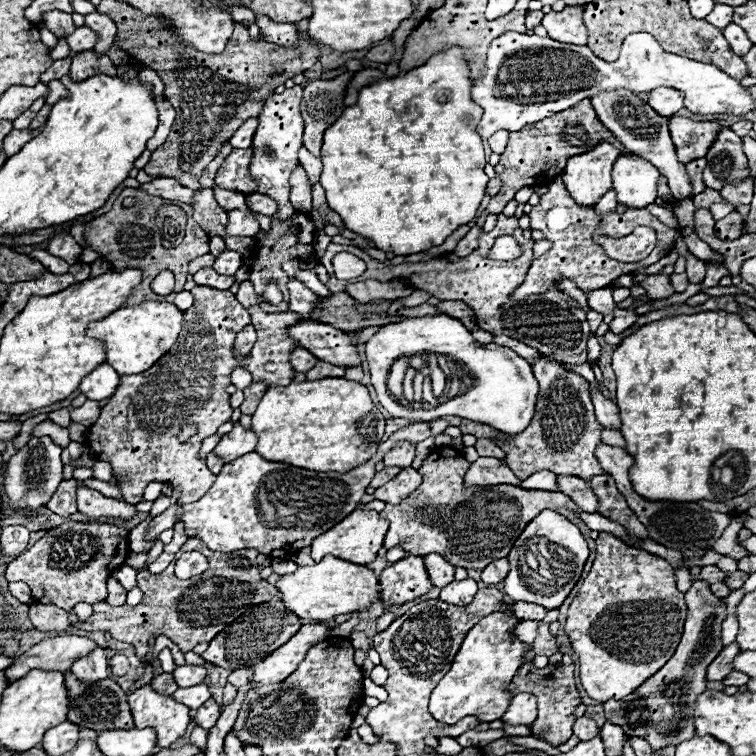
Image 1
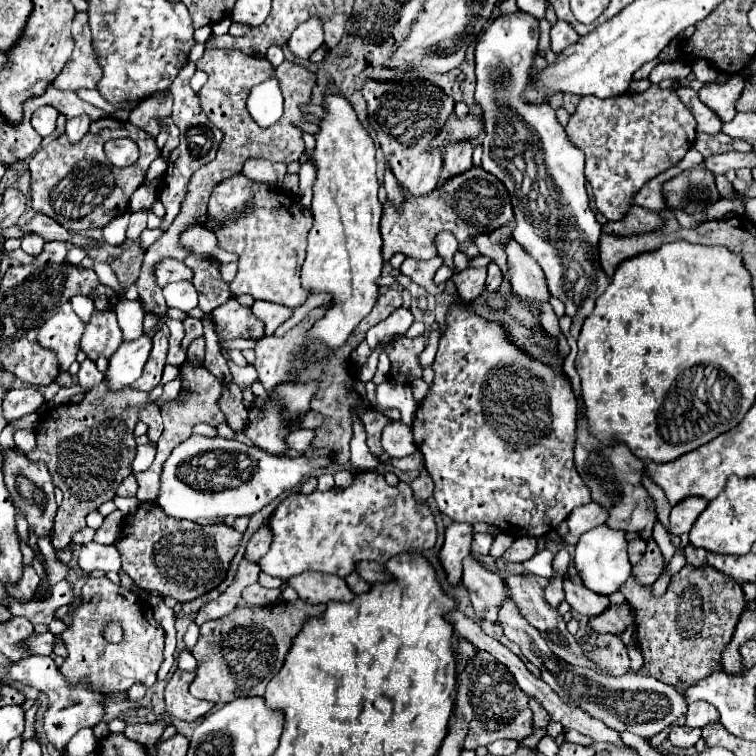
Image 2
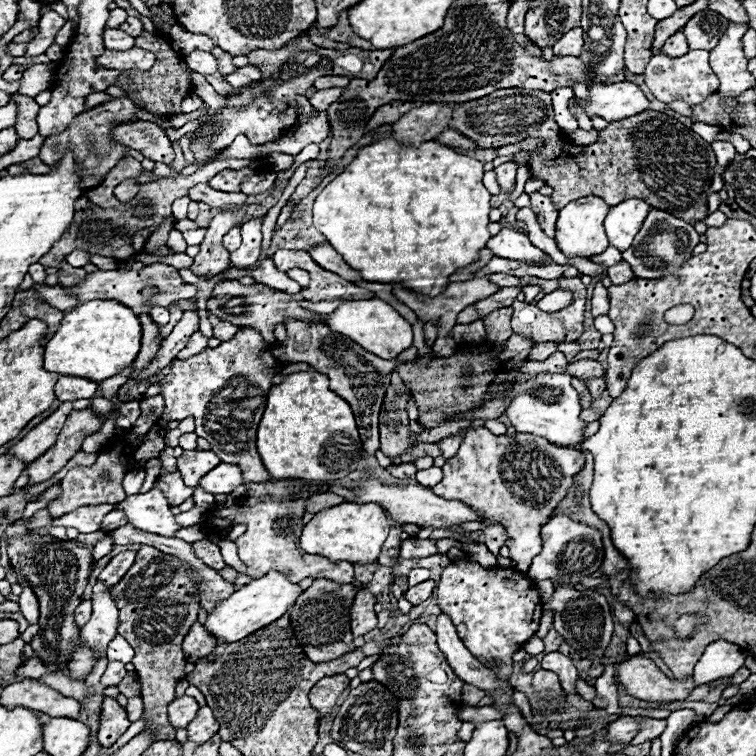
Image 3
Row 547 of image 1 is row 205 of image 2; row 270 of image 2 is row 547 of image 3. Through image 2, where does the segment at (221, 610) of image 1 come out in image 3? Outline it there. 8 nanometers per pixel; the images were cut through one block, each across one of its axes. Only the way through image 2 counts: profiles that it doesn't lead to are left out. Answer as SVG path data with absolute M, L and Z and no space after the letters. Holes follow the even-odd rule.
M144 544L136 552L136 562L132 568L116 586L110 588L110 594L120 610L118 634L124 636L136 652L132 664L142 686L142 720L146 722L144 730L154 730L154 742L172 740L176 734L164 708L176 698L176 684L186 676L186 660L180 644L188 634L190 624L196 622L200 606L196 584L188 580L186 572L188 570L180 564L180 560L174 556L164 556L162 552L156 552L156 548Z

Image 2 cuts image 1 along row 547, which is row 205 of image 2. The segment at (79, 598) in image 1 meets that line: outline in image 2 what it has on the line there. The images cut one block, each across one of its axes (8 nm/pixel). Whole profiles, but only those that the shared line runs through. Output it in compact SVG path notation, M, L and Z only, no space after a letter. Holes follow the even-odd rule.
M102 118L92 124L80 144L70 146L66 136L58 136L48 146L38 150L28 164L32 176L32 208L60 222L68 232L80 232L86 228L102 228L112 218L128 210L132 192L146 180L148 166L160 156L156 138L140 130L132 122L120 122L116 118ZM114 138L132 138L140 142L140 158L128 168L112 168L104 156L104 142Z

